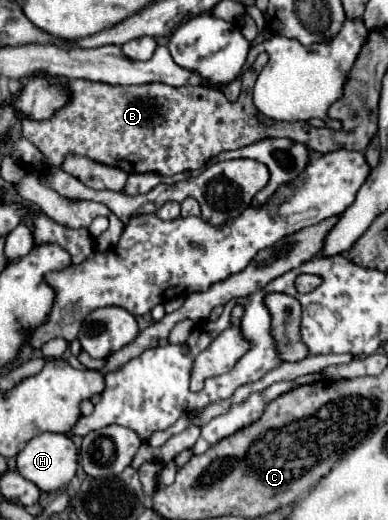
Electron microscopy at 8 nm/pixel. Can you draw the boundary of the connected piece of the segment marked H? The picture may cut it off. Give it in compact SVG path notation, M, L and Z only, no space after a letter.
M43 432L17 454L17 472L33 482L41 492L55 492L65 488L77 470L77 448L73 440L67 434L55 434L55 432Z

